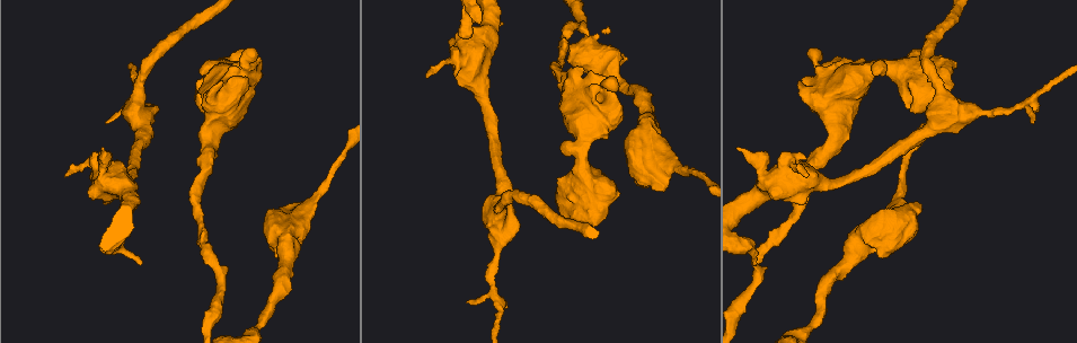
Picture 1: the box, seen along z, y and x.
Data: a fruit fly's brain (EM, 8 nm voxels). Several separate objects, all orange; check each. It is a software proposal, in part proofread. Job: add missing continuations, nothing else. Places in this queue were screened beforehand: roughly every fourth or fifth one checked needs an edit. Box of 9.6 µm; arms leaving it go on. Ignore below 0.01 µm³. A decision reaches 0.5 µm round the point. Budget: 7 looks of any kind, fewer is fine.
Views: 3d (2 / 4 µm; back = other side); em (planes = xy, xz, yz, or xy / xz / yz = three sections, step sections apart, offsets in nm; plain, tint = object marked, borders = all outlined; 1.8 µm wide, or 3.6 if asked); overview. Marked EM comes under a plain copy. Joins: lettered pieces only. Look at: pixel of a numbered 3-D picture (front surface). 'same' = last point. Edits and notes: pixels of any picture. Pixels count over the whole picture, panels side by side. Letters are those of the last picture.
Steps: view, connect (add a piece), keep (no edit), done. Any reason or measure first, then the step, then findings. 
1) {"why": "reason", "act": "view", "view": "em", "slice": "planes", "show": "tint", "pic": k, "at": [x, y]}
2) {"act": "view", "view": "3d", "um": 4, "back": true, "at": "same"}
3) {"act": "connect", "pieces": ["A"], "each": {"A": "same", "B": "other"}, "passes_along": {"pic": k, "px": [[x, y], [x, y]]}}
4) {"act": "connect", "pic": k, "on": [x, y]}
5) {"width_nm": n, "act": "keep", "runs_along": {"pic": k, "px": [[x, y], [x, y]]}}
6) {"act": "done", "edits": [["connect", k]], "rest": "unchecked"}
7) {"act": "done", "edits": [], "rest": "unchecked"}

{"why": "an open end", "act": "view", "view": "em", "slice": "yz", "step": 4, "show": "tint", "pic": 1, "at": [426, 75]}

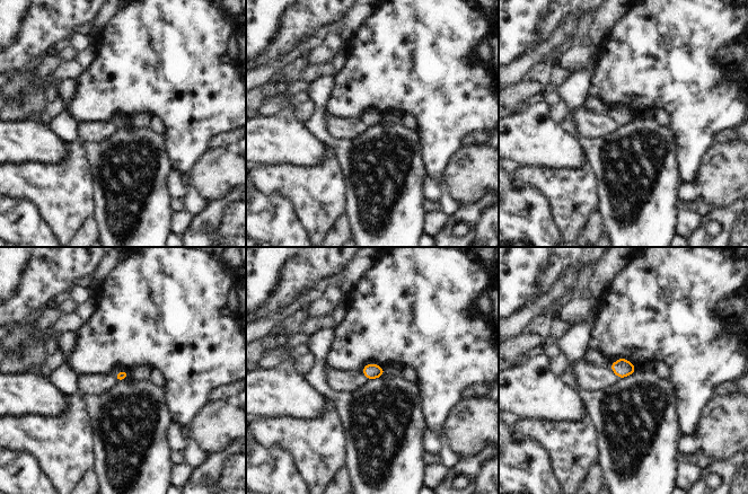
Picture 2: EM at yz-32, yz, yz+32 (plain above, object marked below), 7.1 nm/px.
{"act": "view", "view": "em", "slice": "yz", "step": 4, "show": "borders", "at": "same"}

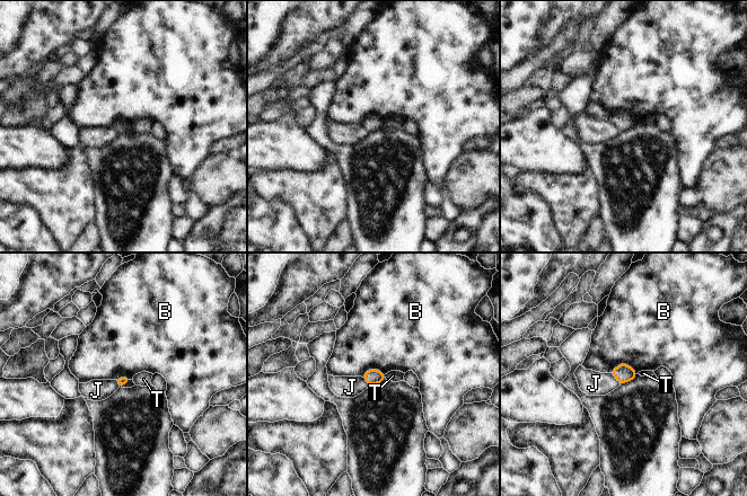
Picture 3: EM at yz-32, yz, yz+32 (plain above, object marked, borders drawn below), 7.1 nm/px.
{"longest_contact_nm": ["B", 190], "act": "keep", "each": {"B": "other", "J": "other", "T": "other"}, "border": {"pic": 3, "px": [[611, 371], [627, 364], [636, 373]]}, "found": "no lettered piece goes on from it"}

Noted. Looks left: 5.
{"act": "view", "view": "3d", "um": 4, "pic": 1, "at": [503, 24]}

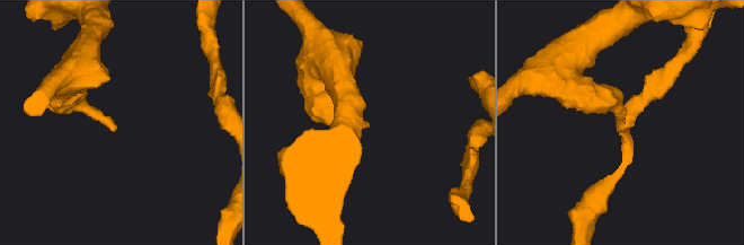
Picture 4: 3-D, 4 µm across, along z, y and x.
{"act": "view", "view": "em", "slice": "xz", "step": 16, "show": "tint", "pic": 4, "at": [369, 123]}

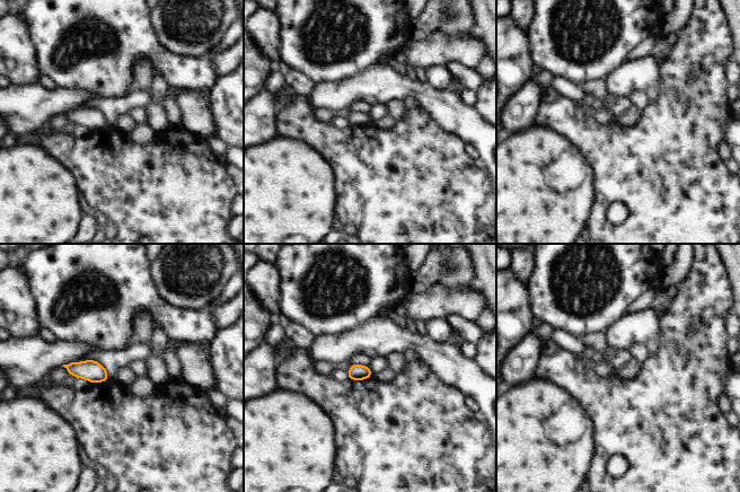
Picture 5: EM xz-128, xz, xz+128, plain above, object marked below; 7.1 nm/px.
{"why": "another direction", "act": "view", "view": "em", "slice": "planes", "show": "borders", "at": "same"}

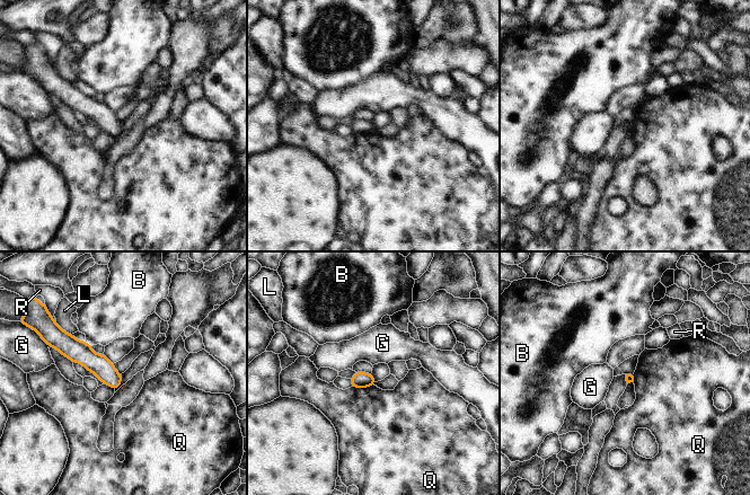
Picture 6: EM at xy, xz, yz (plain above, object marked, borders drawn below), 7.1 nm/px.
{"act": "keep", "each": {"B": "other", "G": "other", "L": "other", "Q": "other", "R": "other"}, "runs_along": {"pic": 6, "px": [[63, 343], [81, 352], [116, 383]]}, "found": "no lettered piece goes on from it"}

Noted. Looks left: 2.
{"why": "thick end", "act": "view", "view": "em", "slice": "planes", "show": "borders", "pic": 1, "at": [918, 207]}

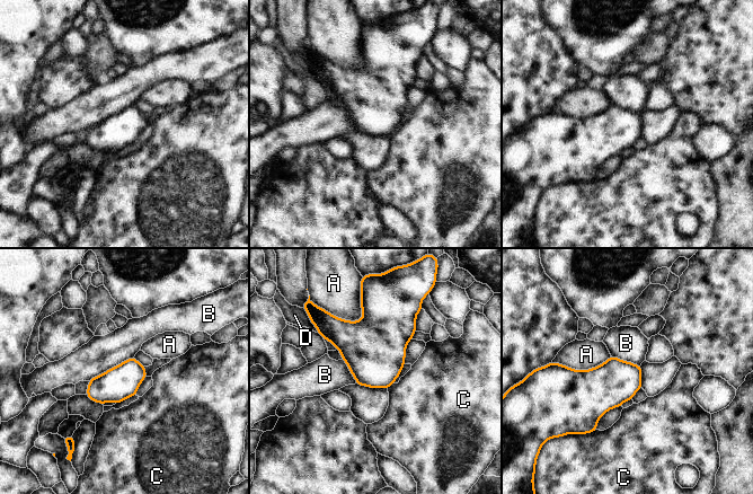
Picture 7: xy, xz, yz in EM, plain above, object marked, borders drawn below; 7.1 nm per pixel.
{"longest_contact_nm": ["A", 420], "act": "keep", "each": {"A": "other", "B": "other", "C": "other", "D": "other"}, "found": "no lettered piece goes on from it"}

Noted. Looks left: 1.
{"act": "done", "edits": [], "rest": "unchecked"}

